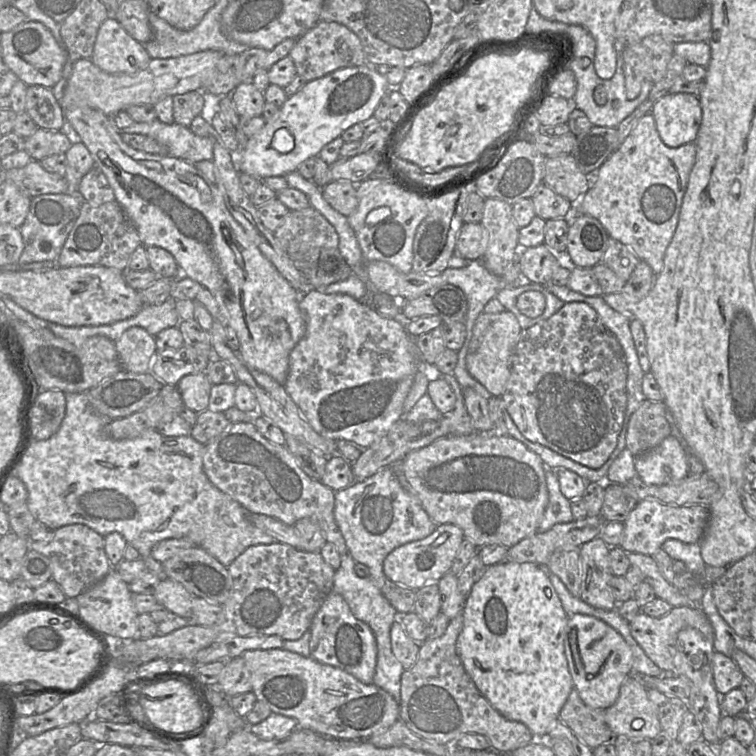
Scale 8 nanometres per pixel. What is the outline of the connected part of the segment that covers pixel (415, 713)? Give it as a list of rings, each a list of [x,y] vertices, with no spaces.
[[[463,616],[449,621],[445,633],[420,644],[414,665],[401,676],[399,719],[415,734],[440,744],[451,744],[465,733],[478,733],[487,737],[492,750],[512,752],[535,740],[523,723],[507,719],[481,694],[466,672],[457,652],[457,639],[463,629]]]

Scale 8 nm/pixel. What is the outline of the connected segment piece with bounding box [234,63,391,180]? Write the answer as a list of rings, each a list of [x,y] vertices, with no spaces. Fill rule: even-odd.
[[[368,63],[340,68],[308,81],[234,154],[238,171],[260,180],[297,172],[302,162],[318,157],[326,144],[341,137],[349,127],[374,116],[380,100],[390,88],[386,78]]]

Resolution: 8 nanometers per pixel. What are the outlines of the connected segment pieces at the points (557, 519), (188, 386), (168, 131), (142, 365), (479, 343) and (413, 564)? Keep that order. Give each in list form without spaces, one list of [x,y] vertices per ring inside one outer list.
[[[547,469],[546,471],[546,485],[549,499],[538,532],[547,531],[555,524],[576,520],[572,515],[571,500],[562,494],[555,471],[556,469]]]
[[[205,372],[182,377],[176,387],[186,408],[197,413],[208,410],[212,385]]]
[[[155,119],[151,122],[135,122],[121,130],[122,133],[141,134],[153,138],[167,147],[167,156],[196,163],[213,160],[213,141],[198,136],[178,123],[165,124]]]
[[[141,327],[126,330],[115,342],[123,370],[132,373],[149,373],[157,352],[155,336]]]
[[[507,310],[500,313],[481,313],[475,321],[466,355],[466,368],[492,396],[499,397],[505,391],[510,376],[511,356],[521,331],[516,316]]]
[[[437,525],[435,531],[426,538],[406,543],[390,552],[383,562],[384,574],[388,580],[415,590],[428,583],[437,583],[451,572],[453,561],[464,538],[463,531],[456,525]]]

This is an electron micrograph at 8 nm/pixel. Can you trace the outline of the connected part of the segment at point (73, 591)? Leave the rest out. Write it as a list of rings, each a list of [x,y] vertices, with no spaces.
[[[71,524],[55,529],[50,541],[30,541],[29,550],[49,559],[52,580],[61,587],[68,598],[77,598],[100,582],[113,568],[105,552],[104,537],[82,524]]]

